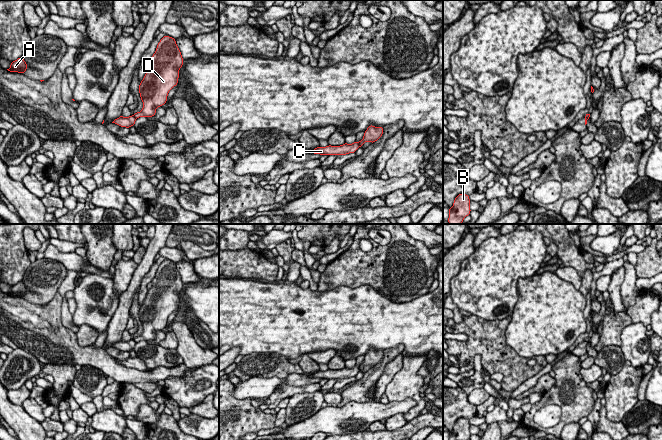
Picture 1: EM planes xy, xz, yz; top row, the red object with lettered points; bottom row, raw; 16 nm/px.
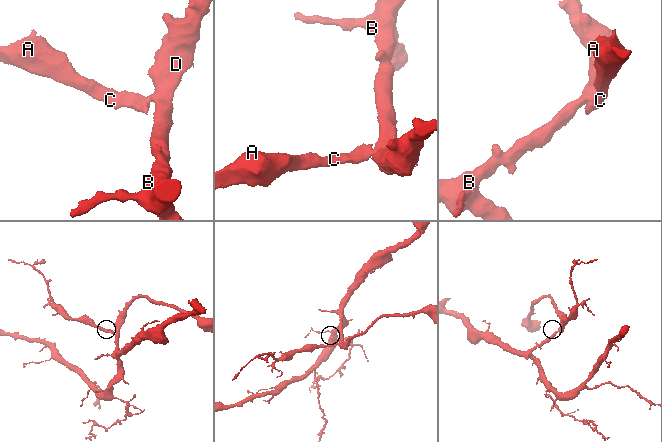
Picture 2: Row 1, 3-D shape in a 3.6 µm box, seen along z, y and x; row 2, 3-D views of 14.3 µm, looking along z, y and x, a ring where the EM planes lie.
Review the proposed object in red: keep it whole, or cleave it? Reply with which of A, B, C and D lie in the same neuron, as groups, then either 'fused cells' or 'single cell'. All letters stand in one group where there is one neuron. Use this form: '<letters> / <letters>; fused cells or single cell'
A C / B D; fused cells

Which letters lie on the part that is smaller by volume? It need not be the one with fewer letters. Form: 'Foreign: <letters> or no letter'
Foreign: A, C

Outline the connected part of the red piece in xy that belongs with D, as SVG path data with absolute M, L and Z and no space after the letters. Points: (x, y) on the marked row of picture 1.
M165 35L158 43L151 59L152 63L148 66L146 74L139 85L143 108L140 112L134 114L135 118L154 116L156 108L167 102L169 91L178 84L179 69L183 65L183 58L174 38Z

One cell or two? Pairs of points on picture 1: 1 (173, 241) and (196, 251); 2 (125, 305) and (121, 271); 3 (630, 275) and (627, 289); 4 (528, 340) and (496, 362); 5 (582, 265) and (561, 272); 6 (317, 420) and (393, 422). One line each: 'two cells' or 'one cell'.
1: two cells
2: two cells
3: one cell
4: two cells
5: two cells
6: two cells

